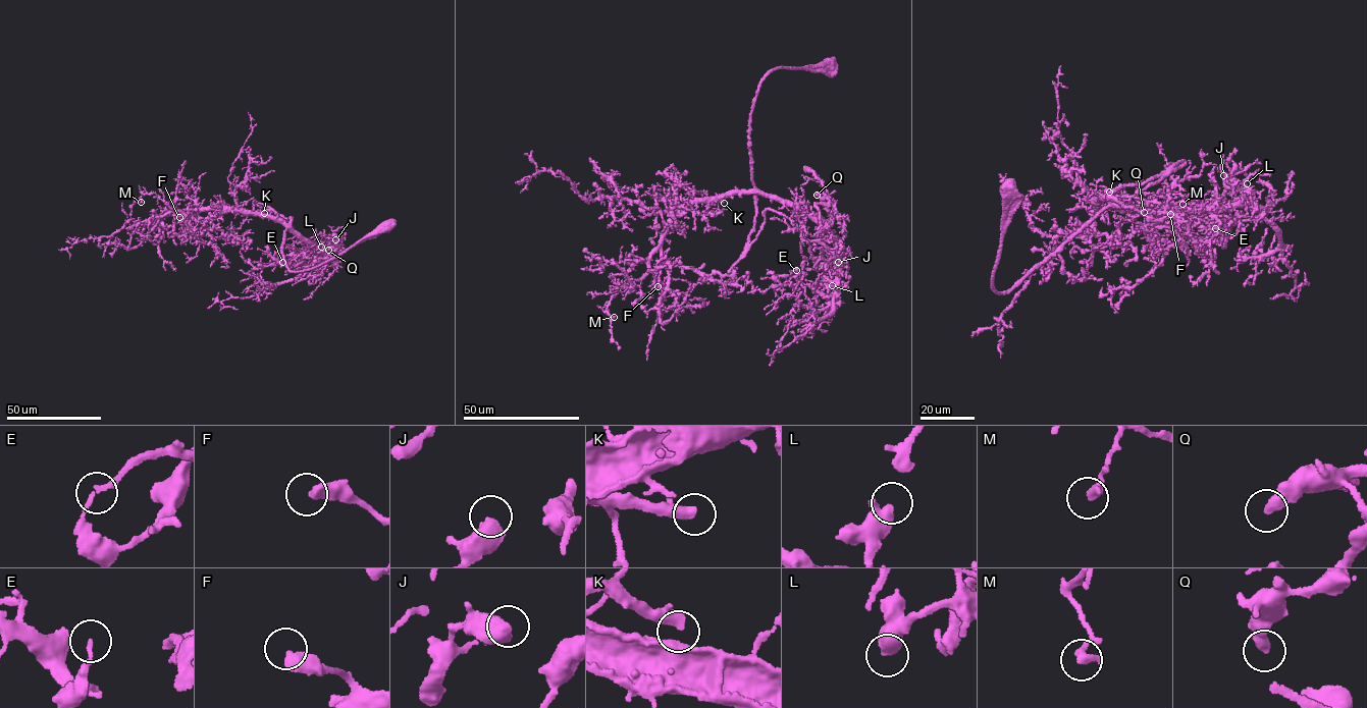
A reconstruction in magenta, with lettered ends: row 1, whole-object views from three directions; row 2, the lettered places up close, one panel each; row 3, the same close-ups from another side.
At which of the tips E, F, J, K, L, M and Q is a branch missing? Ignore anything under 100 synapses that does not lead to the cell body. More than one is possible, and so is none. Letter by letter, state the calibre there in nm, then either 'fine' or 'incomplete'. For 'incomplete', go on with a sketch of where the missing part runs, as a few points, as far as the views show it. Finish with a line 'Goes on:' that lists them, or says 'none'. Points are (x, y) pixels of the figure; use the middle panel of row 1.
E: 130 nm | fine
F: 500 nm | fine
J: 600 nm | fine
K: 480 nm | incomplete | (724, 203), (739, 209), (752, 208), (758, 201)
L: 550 nm | fine
M: 320 nm | fine
Q: 420 nm | fine
Goes on: K

